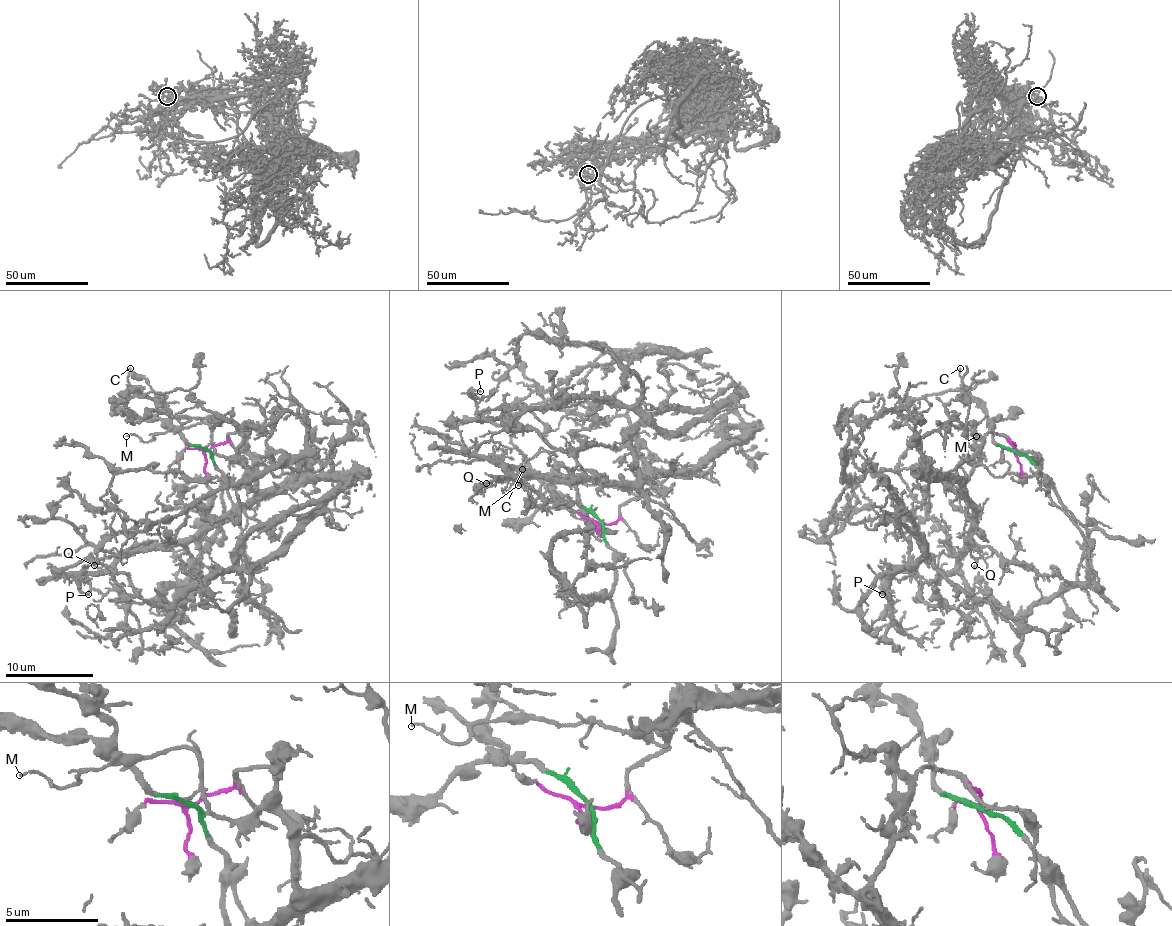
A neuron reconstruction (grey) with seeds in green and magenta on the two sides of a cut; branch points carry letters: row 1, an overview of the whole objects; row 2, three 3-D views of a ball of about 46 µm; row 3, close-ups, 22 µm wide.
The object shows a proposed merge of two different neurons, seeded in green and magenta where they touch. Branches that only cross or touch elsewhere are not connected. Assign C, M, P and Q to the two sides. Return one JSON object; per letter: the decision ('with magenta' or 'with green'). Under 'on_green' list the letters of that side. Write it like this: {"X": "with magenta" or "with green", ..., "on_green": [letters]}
{"C": "with green", "M": "with magenta", "P": "with magenta", "Q": "with magenta", "on_green": ["C"]}

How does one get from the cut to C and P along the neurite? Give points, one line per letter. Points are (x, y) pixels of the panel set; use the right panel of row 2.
C: (1014, 450), (992, 437), (992, 426), (962, 383), (959, 367)
P: (1014, 450), (983, 440), (964, 492), (972, 536), (951, 571), (933, 582), (911, 560), (883, 595)

